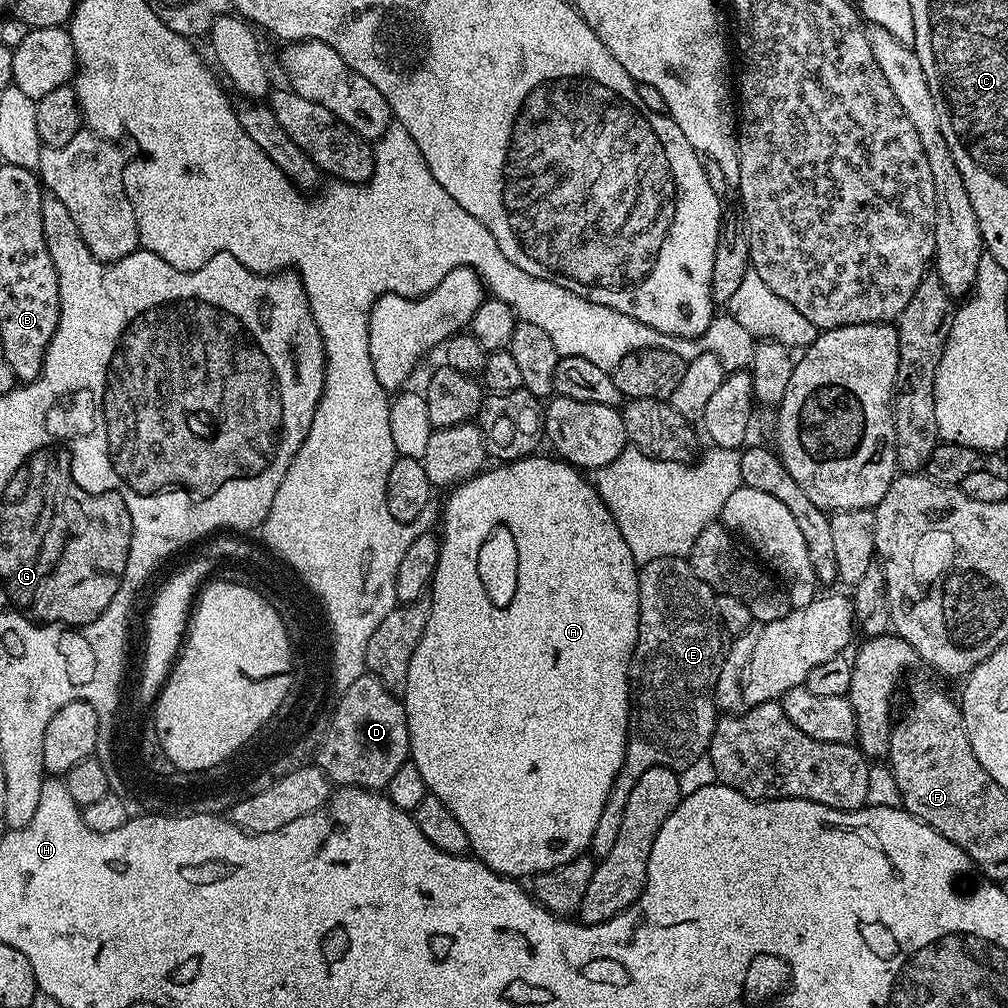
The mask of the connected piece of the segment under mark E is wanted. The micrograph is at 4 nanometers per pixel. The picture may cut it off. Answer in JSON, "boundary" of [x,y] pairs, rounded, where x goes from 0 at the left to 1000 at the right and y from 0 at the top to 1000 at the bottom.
{"boundary":[[[677,552],[653,554],[649,558],[638,561],[634,564],[633,570],[635,572],[635,620],[633,621],[631,643],[627,647],[627,658],[623,661],[623,677],[625,680],[623,743],[619,749],[615,766],[611,770],[611,778],[607,781],[607,787],[603,789],[601,800],[597,804],[597,809],[593,812],[593,819],[589,819],[589,831],[585,838],[585,845],[591,851],[598,851],[601,847],[605,847],[605,843],[609,839],[609,834],[613,831],[613,819],[617,819],[617,808],[621,804],[621,796],[625,792],[625,784],[629,784],[629,776],[633,776],[633,772],[637,772],[637,768],[641,764],[645,764],[654,758],[663,760],[669,756],[670,761],[676,763],[685,760],[685,756],[688,756],[693,750],[699,749],[702,745],[702,737],[706,735],[706,729],[710,723],[712,713],[712,699],[709,692],[710,678],[714,672],[714,662],[718,660],[720,654],[720,631],[715,624],[714,614],[710,608],[711,588],[707,587],[704,581],[700,581],[700,577],[696,577],[696,573],[692,573],[692,569],[688,569],[688,565],[683,561],[682,555]]]}

